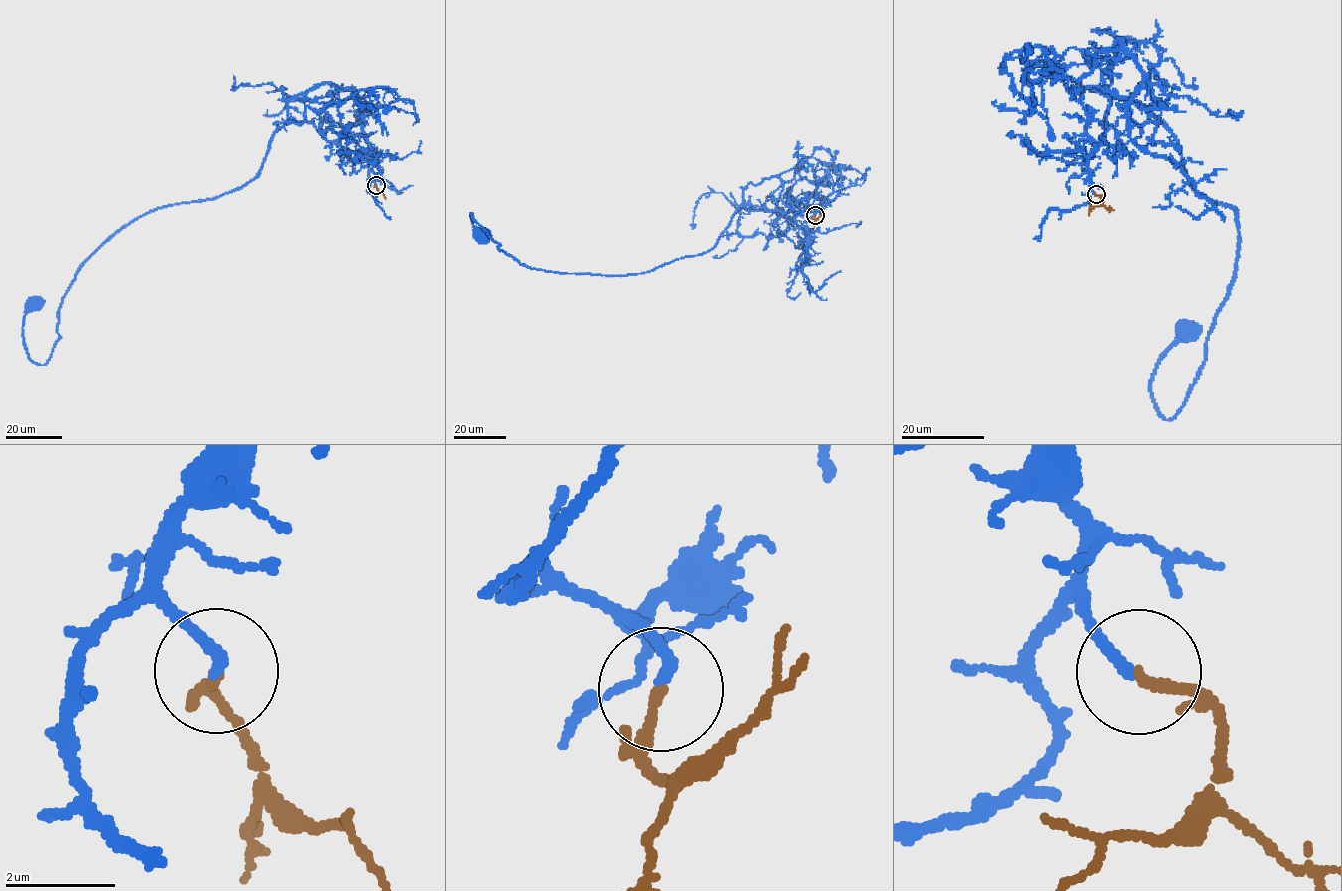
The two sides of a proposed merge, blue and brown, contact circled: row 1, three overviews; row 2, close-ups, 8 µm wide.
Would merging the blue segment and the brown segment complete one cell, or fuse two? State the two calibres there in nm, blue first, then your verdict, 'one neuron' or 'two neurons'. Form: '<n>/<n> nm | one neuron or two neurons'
220/190 nm | one neuron

